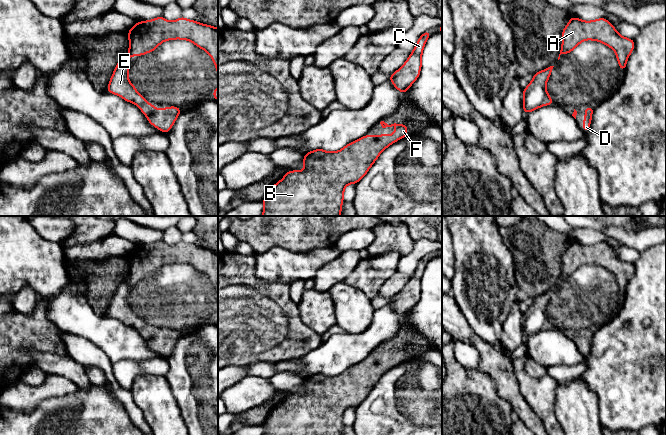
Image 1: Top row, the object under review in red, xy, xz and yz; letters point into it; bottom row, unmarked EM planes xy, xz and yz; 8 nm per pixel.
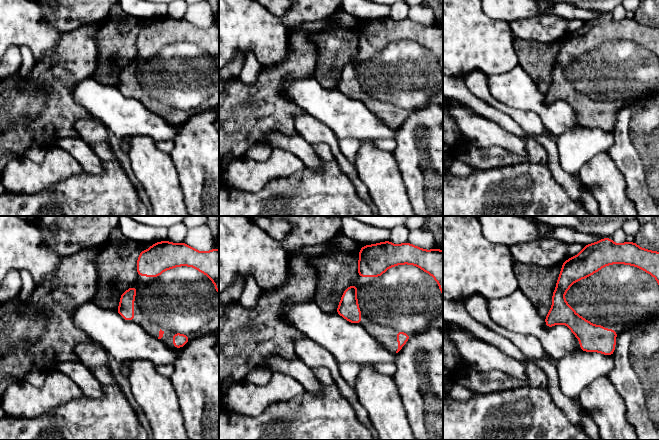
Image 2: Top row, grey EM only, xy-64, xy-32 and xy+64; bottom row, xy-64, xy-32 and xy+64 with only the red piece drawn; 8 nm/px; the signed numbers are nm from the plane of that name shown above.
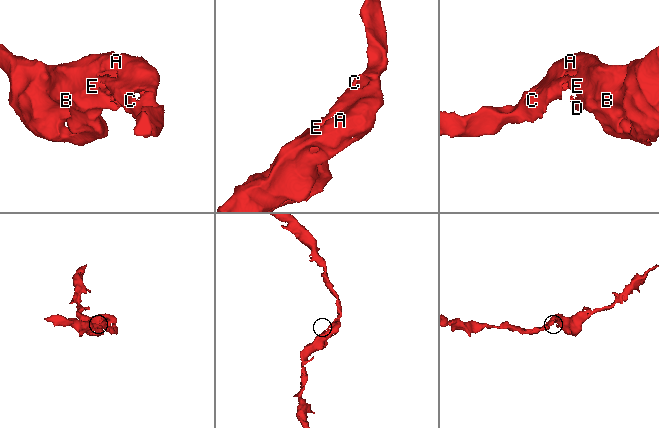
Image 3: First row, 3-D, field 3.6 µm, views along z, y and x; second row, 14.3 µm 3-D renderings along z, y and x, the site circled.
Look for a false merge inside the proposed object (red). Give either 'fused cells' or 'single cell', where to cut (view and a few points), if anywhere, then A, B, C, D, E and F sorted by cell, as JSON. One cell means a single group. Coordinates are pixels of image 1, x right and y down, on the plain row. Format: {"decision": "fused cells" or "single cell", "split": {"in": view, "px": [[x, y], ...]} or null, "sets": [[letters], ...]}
{"decision": "single cell", "split": null, "sets": [["A", "B", "C", "D", "E", "F"]]}

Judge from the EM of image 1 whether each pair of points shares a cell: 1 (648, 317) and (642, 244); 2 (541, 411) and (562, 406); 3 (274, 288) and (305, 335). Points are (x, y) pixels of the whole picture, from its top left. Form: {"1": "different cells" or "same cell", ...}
{"1": "different cells", "2": "different cells", "3": "same cell"}

